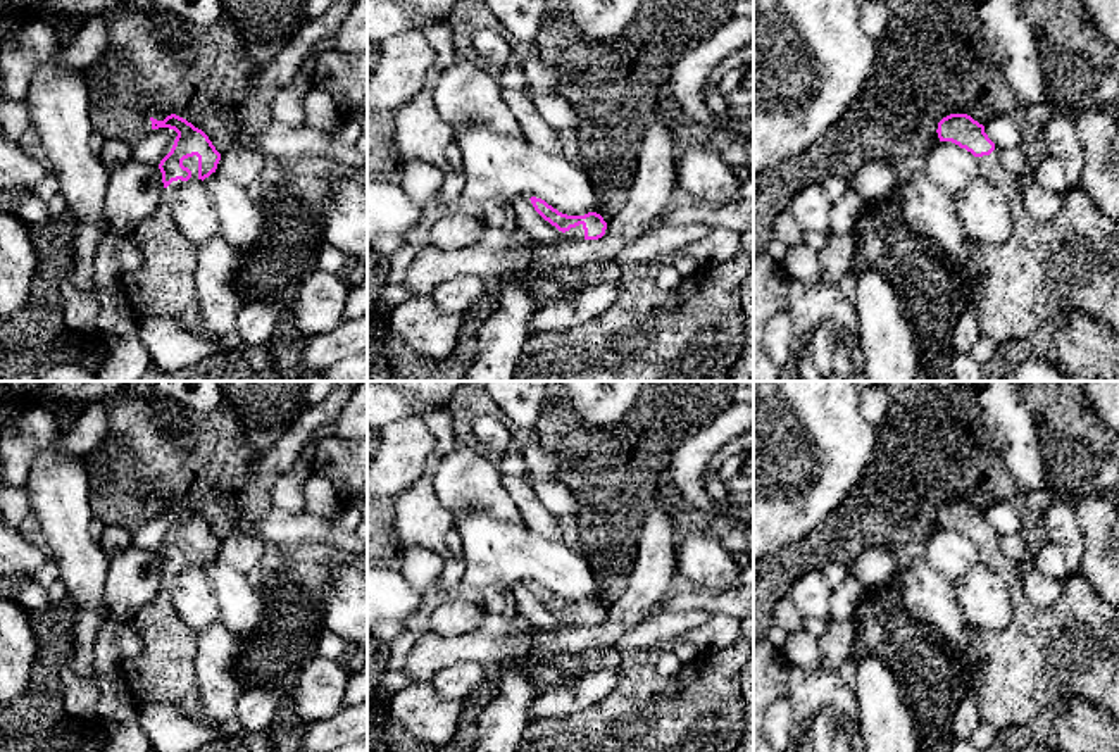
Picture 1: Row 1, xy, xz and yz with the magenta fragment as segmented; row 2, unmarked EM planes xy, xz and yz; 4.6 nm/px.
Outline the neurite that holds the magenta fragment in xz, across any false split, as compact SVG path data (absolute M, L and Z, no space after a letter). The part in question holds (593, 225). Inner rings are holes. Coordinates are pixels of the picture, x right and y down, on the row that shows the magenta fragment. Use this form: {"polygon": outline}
{"polygon": "M531 197L529 198L534 210L555 226L559 231L566 233L571 240L598 240L605 235L607 222L597 212L588 212L585 216L567 216L548 205L545 200Z"}

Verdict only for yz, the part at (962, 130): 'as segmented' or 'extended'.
extended

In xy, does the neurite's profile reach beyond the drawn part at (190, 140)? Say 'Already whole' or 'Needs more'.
Needs more

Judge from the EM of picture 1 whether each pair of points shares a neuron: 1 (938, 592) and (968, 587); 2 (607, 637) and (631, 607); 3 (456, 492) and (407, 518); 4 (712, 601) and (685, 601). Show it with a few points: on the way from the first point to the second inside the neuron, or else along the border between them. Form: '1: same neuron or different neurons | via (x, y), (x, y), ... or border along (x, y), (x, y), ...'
1: different neurons | border along (949, 583), (959, 609), (973, 626)
2: different neurons | border along (606, 620), (631, 626)
3: different neurons | border along (431, 478), (435, 495), (452, 513)
4: same neuron | via (706, 601), (692, 601)

